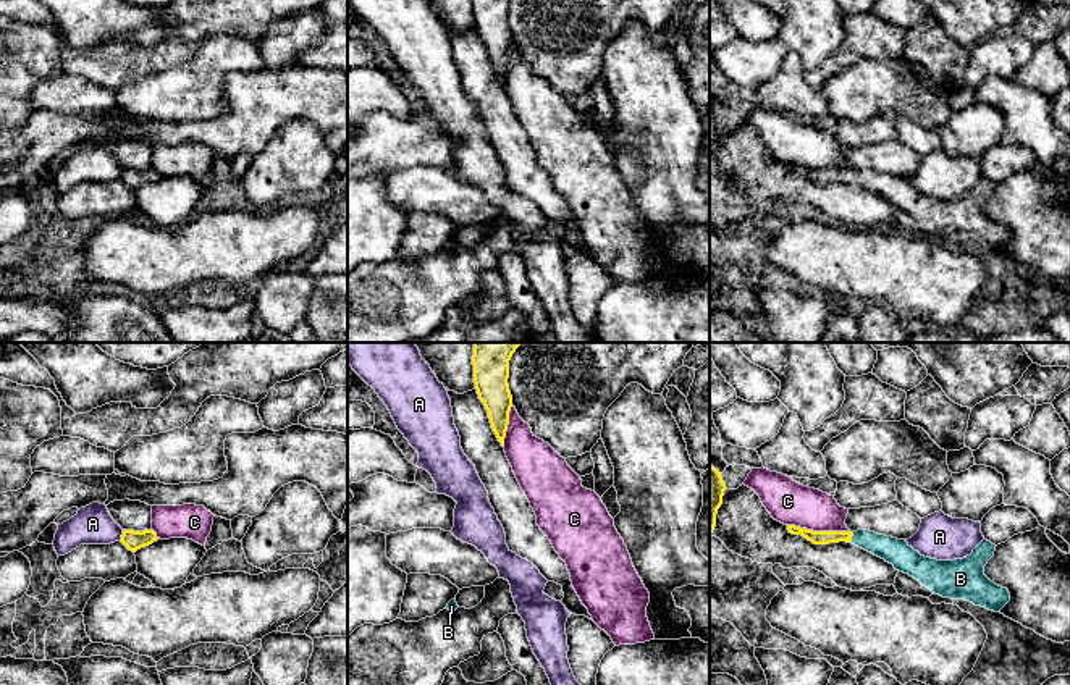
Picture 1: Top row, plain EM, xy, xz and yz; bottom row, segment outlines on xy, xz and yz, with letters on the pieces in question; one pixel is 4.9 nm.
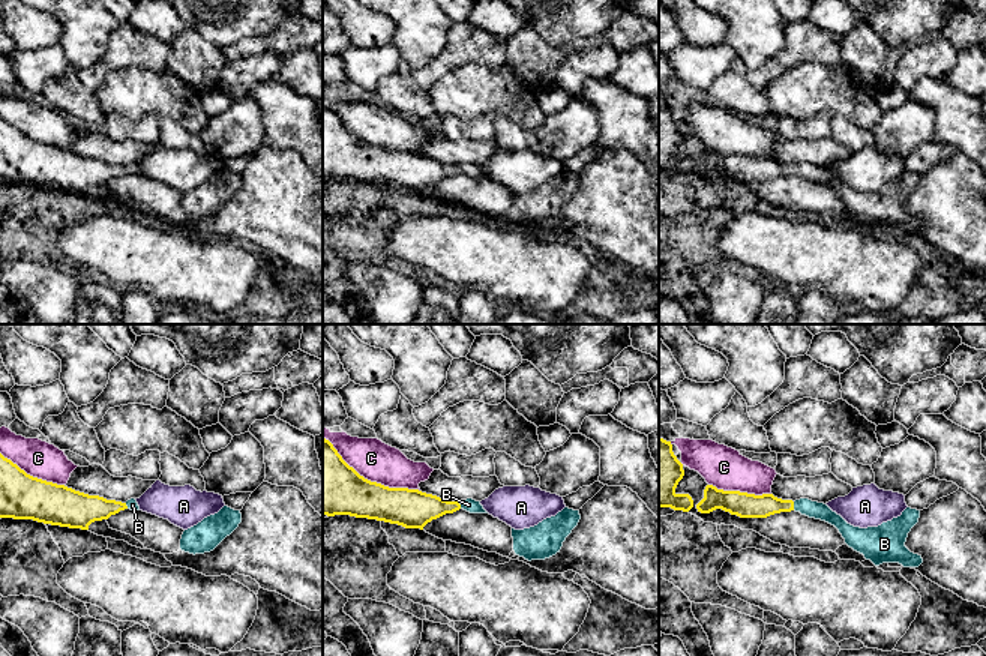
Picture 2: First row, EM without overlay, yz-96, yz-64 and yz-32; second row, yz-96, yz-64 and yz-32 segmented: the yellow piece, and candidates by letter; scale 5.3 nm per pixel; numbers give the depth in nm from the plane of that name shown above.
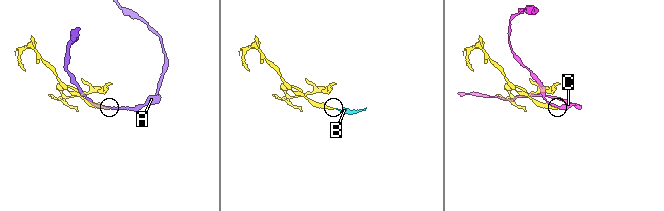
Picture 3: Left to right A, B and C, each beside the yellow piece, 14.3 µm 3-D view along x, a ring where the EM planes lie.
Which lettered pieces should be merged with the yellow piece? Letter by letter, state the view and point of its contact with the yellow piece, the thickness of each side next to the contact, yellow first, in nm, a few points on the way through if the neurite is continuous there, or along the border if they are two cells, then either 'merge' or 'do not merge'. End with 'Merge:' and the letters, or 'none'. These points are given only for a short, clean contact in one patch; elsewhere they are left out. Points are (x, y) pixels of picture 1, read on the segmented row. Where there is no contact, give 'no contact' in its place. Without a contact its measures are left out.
A: meets yellow in xy at (122, 535); 100 nm thick on the yellow side, 190 nm on the other; border along xy (123, 530), (118, 540); do not merge
B: meets yellow in yz at (852, 535); 60 nm thick on the yellow side, 130 nm on the other; runs through yz (815, 537), (852, 535), (894, 551); merge
C: meets yellow in yz at (818, 532); 60 nm thick on the yellow side, 220 nm on the other; do not merge
Merge: B

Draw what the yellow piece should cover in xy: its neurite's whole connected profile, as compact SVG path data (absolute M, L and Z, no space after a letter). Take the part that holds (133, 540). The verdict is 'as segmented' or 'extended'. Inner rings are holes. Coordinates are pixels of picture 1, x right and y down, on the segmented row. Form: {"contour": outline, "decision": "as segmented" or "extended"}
{"contour": "M123 530L121 543L133 553L137 549L152 544L157 541L157 533L154 530L134 532L134 530Z", "decision": "as segmented"}

